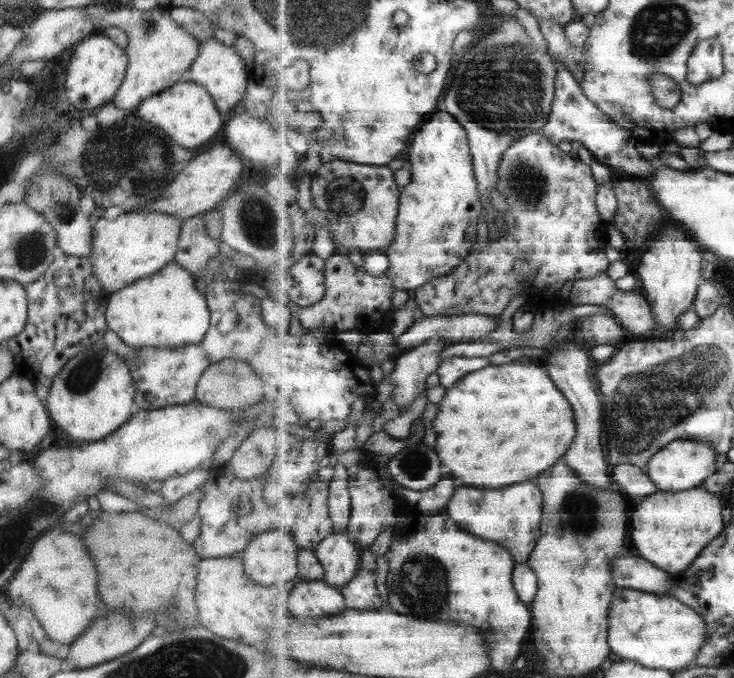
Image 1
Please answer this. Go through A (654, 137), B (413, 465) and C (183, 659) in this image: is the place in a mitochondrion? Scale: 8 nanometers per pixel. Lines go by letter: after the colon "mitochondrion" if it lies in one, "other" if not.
A: other
B: mitochondrion
C: mitochondrion

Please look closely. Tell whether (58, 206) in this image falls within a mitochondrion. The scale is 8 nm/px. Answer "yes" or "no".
yes

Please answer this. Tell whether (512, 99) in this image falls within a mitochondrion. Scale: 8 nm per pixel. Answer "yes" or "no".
yes

